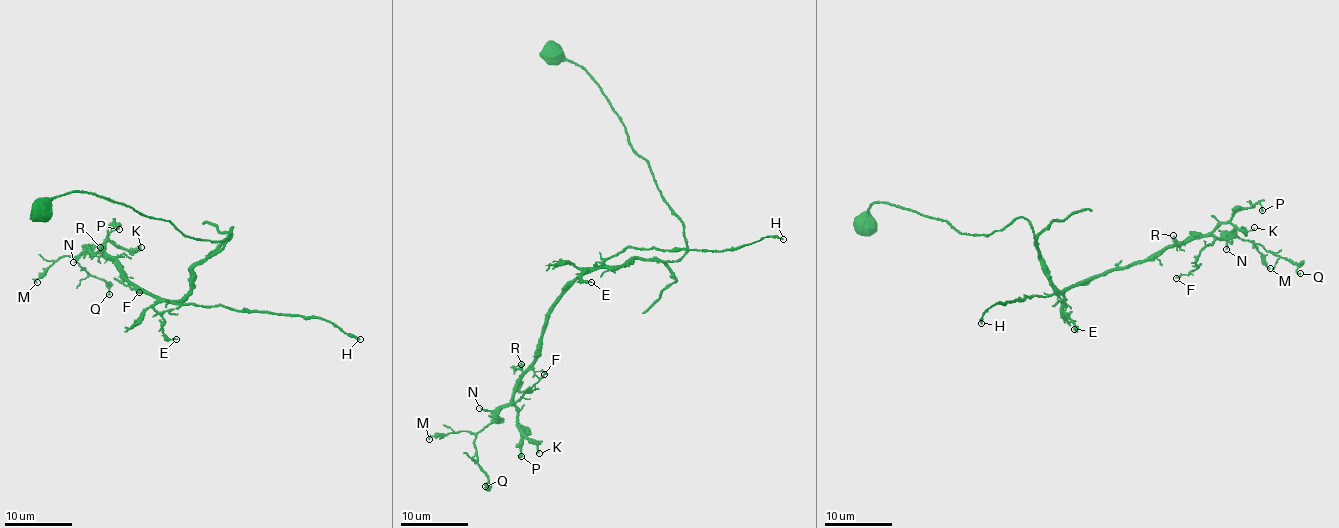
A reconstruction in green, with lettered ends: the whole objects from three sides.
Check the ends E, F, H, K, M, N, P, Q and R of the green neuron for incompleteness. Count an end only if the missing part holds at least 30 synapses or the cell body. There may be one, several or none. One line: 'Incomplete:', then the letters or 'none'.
Incomplete: none

